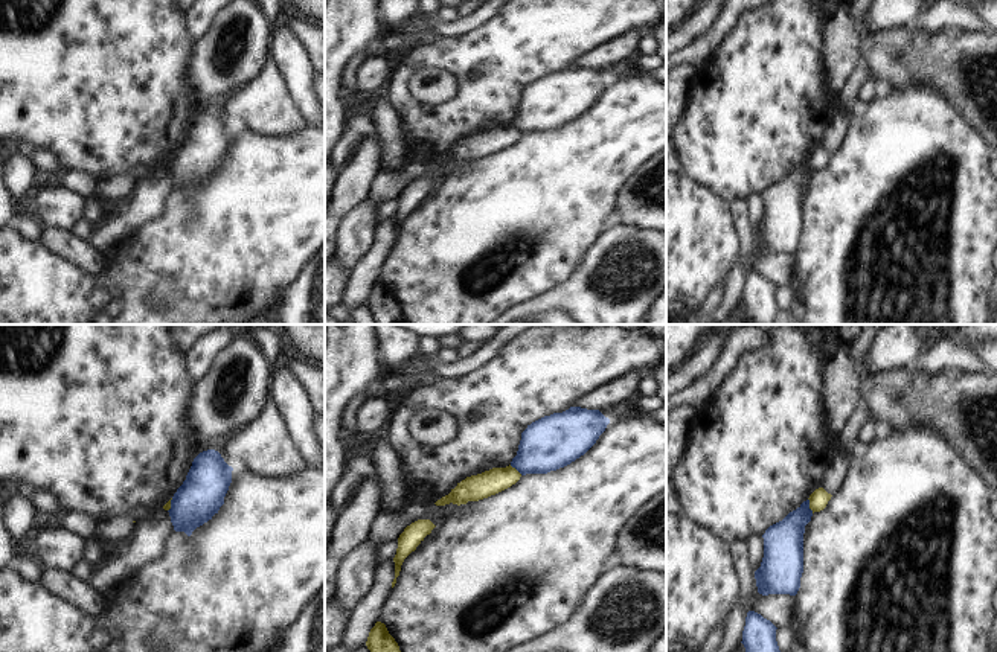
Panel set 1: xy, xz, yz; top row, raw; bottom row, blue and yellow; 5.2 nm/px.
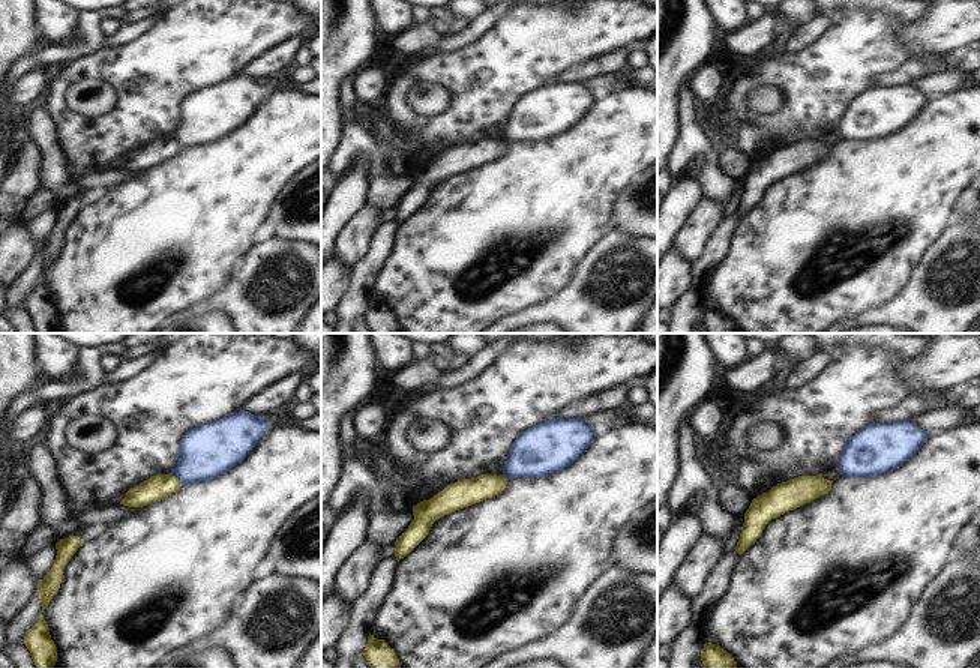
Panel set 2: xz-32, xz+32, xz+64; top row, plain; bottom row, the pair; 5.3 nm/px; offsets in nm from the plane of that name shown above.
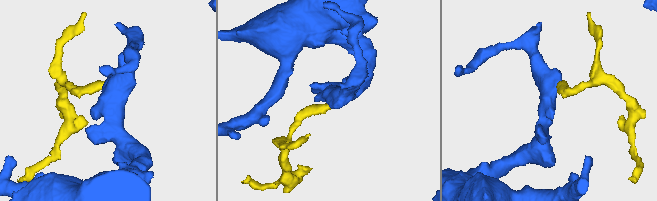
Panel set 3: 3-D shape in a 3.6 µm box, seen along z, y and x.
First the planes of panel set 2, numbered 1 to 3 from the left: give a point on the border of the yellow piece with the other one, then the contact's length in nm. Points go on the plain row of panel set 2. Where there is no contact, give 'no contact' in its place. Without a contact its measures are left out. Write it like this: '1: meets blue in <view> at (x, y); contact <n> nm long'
1: meets blue in xz-32 at (176, 140); contact 90 nm long
2: meets blue in xz+32 at (505, 138); contact 50 nm long
3: no contact

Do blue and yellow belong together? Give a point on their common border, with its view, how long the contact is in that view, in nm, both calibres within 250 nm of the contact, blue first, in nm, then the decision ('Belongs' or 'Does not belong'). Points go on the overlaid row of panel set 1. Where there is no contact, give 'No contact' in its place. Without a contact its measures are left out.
Touches blue at yz (808, 506). Shared border 80 nm. Thickness 200 nm (blue) against 100 nm. Does not belong

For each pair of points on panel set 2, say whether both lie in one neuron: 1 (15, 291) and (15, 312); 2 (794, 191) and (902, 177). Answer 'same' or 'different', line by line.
1: different
2: same

